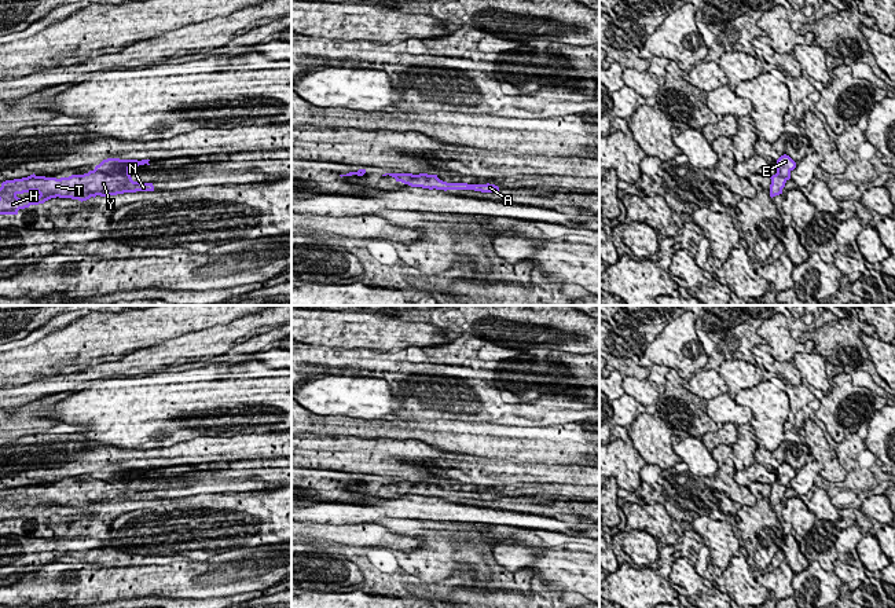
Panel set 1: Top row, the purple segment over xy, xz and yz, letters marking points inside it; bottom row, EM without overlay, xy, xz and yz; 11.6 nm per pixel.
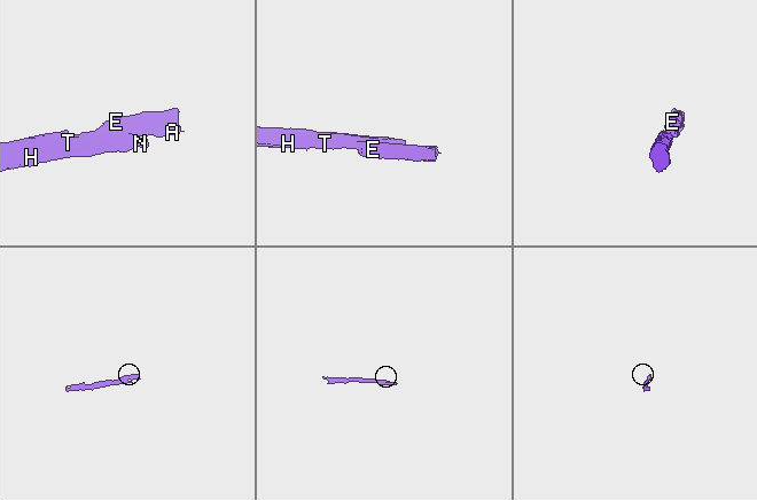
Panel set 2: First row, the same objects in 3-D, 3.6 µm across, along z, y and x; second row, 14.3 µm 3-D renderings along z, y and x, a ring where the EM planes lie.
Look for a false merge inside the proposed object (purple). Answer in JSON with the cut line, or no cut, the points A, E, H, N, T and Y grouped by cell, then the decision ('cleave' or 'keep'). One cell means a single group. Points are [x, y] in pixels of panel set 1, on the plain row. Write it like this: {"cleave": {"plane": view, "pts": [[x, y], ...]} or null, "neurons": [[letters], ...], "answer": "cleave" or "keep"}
{"cleave": null, "neurons": [["A", "E", "H", "N", "T", "Y"]], "answer": "keep"}

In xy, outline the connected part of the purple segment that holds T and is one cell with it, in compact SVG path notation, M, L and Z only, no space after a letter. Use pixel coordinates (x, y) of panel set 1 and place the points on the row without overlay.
M107 466L84 483L56 487L33 481L27 486L5 488L0 495L0 523L18 523L19 517L56 505L82 510L96 503L154 499L153 491L133 490L129 483L132 473L150 473L148 469Z

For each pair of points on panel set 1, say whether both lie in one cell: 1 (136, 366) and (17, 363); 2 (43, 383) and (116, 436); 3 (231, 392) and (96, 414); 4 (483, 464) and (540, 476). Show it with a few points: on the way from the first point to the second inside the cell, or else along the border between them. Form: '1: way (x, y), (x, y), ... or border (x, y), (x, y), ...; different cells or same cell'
1: border (118, 359), (95, 366); different cells
2: border (85, 388), (72, 394); different cells
3: way (198, 406), (182, 407), (167, 414), (129, 414); same cell
4: way (496, 467), (527, 471); same cell

